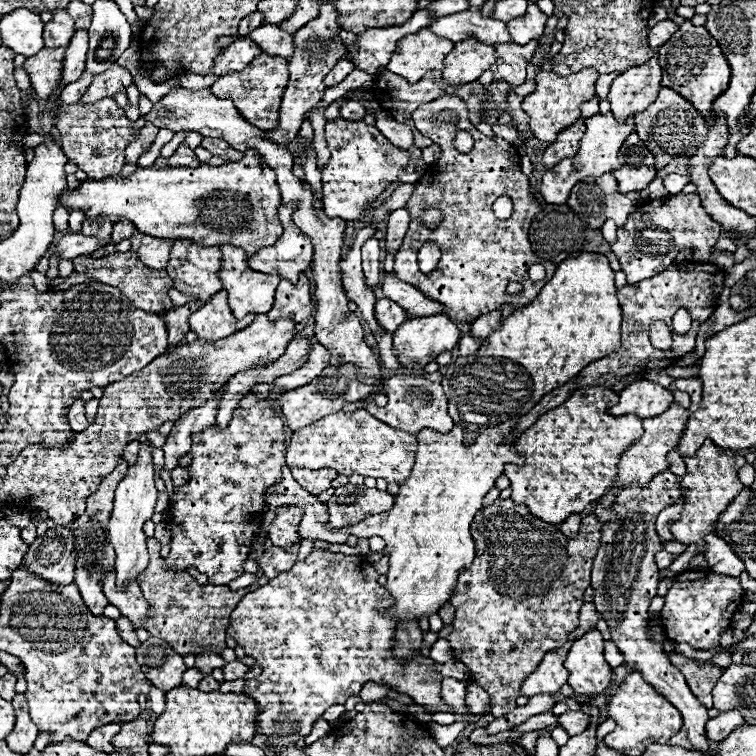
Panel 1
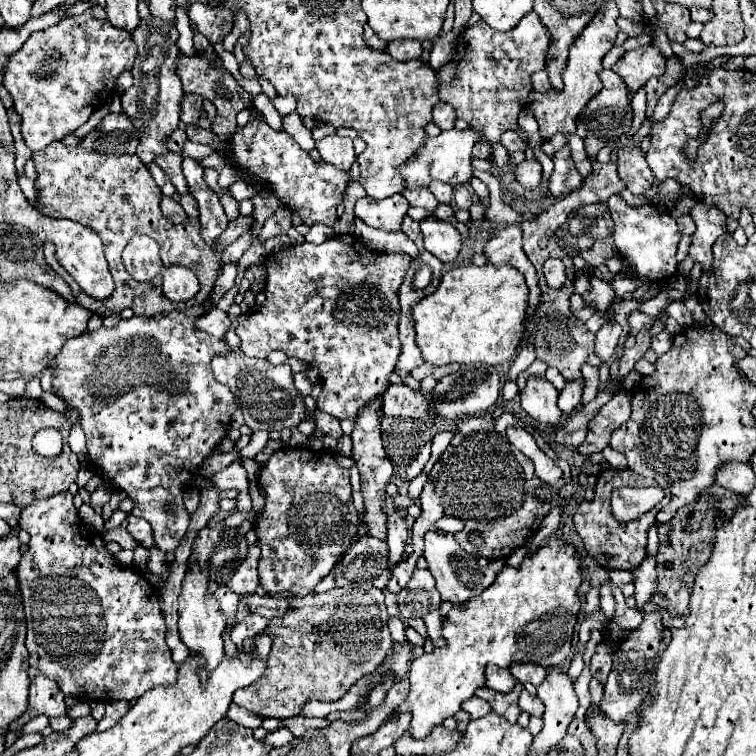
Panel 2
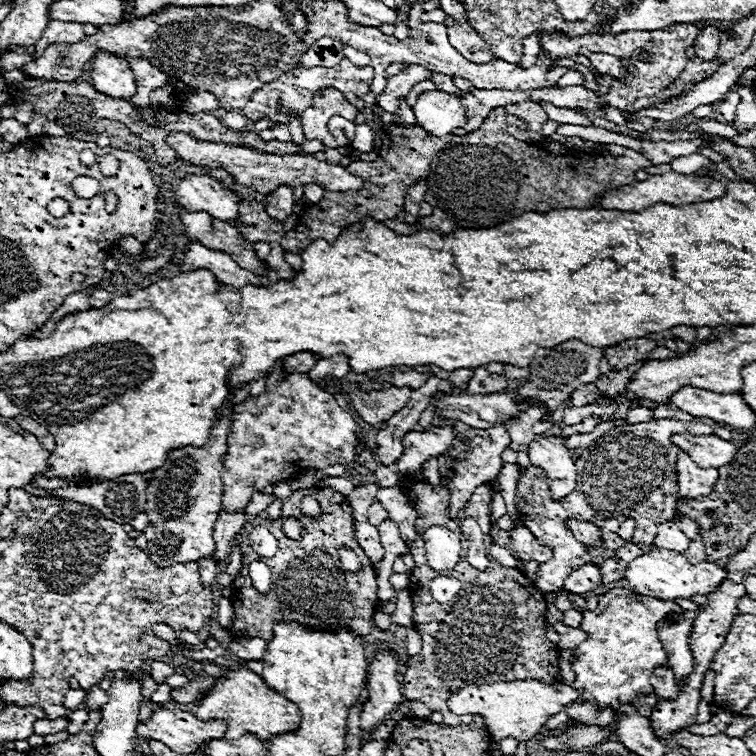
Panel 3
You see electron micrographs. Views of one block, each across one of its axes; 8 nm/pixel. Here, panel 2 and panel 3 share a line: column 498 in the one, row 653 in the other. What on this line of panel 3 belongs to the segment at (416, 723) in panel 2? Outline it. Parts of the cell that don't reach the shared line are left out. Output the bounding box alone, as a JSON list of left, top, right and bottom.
[572,588,680,710]

